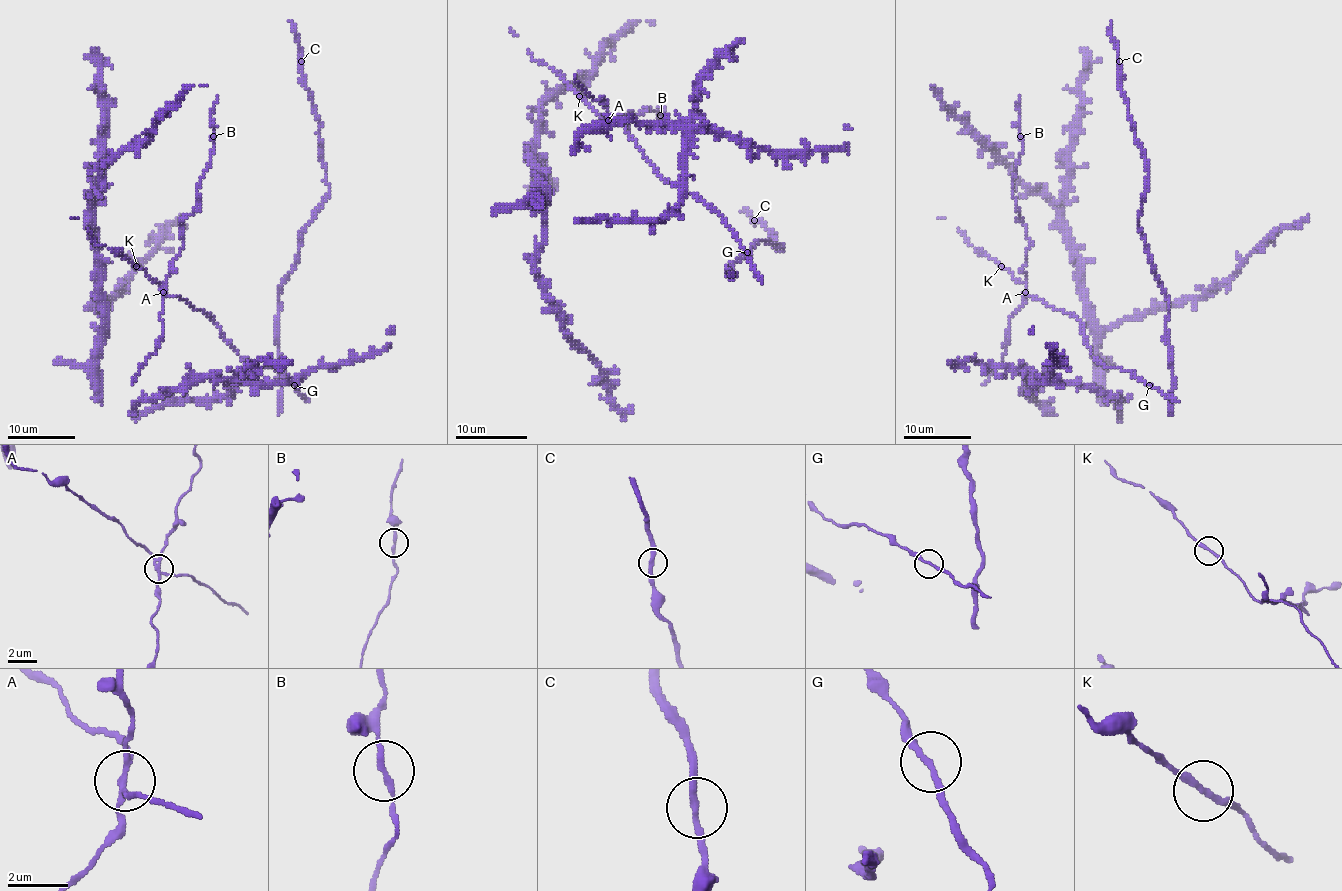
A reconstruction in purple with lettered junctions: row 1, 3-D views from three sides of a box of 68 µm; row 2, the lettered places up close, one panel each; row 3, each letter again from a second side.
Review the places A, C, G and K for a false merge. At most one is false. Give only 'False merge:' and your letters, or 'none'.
False merge: A

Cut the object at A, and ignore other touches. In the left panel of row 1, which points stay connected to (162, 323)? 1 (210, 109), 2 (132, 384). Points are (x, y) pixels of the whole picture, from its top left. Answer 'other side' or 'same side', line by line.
1: same side
2: same side

